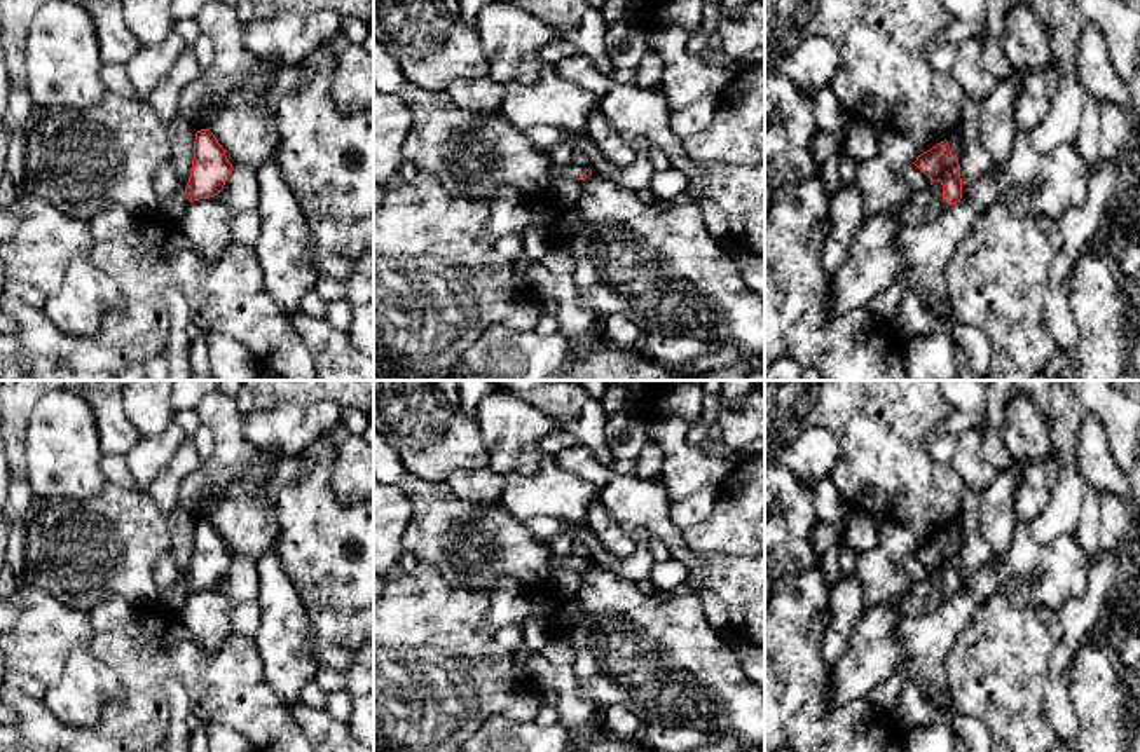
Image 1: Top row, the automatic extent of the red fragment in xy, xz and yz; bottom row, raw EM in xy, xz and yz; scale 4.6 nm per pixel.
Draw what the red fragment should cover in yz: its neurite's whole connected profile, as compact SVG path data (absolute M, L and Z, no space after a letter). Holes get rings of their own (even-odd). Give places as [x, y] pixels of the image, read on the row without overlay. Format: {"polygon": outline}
{"polygon": "M946 530L918 546L913 555L931 569L931 576L934 572L943 576L944 593L955 595L962 590L960 555L958 550L951 546Z"}

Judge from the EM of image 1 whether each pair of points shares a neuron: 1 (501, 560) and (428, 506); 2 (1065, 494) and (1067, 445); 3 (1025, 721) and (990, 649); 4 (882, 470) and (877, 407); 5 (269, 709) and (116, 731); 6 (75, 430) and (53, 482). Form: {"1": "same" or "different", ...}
{"1": "same", "2": "same", "3": "same", "4": "same", "5": "same", "6": "same"}

